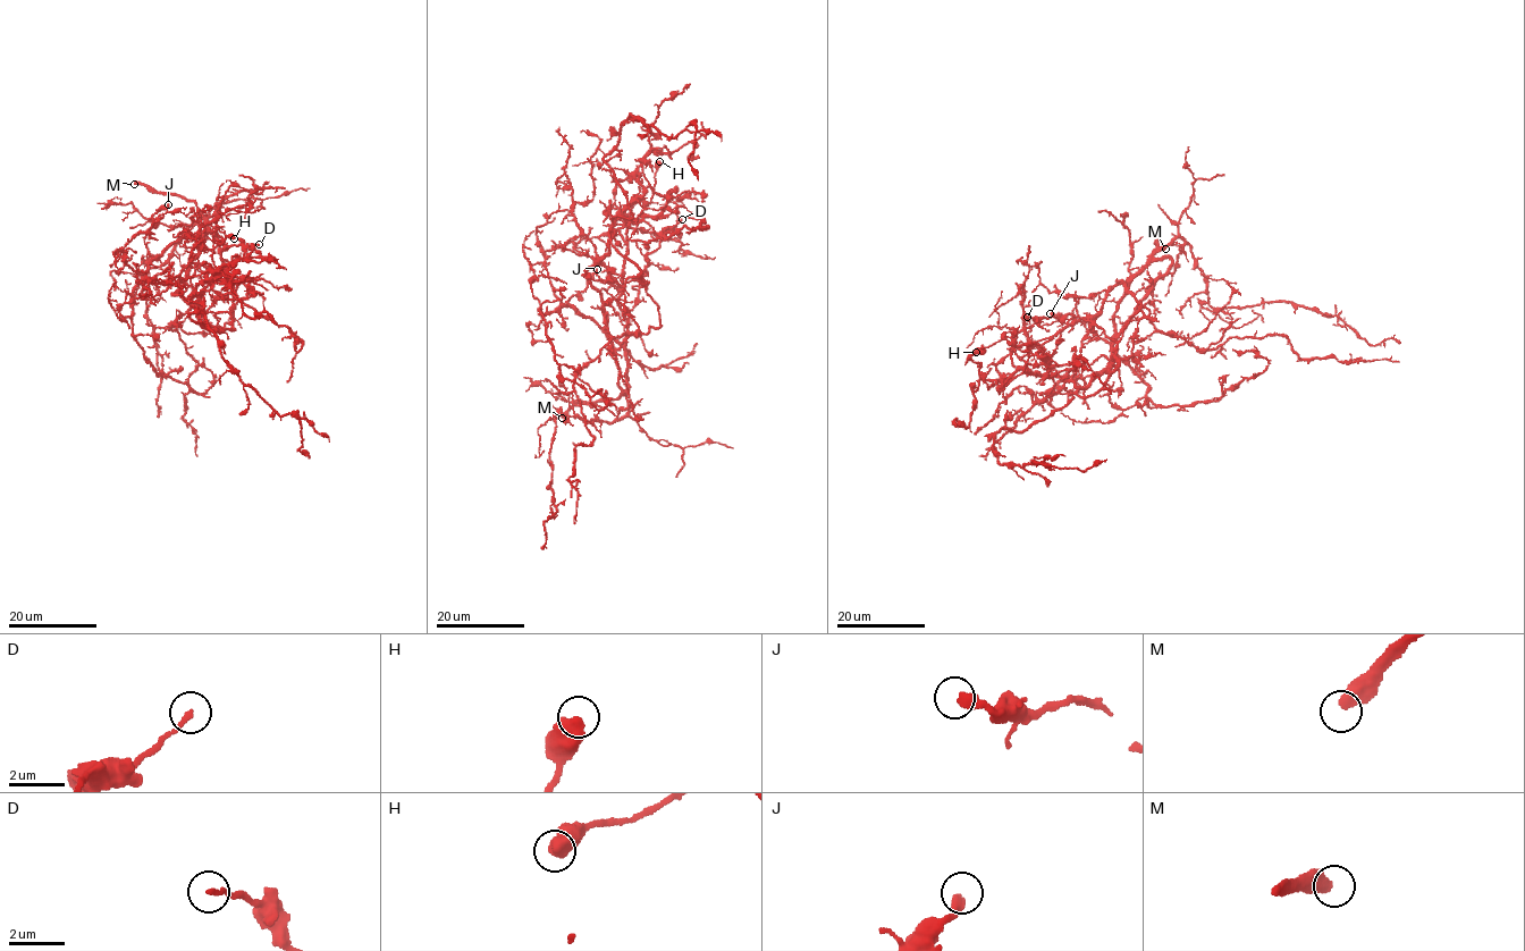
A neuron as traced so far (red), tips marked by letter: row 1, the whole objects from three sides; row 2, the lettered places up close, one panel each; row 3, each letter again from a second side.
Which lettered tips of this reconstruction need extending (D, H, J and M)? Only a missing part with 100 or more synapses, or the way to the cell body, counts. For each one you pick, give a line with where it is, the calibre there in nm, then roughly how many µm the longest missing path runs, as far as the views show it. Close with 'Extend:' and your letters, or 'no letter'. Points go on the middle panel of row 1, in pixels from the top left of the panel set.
M: Place: (562, 418). Thickness 440 nm. Missing length about 40 µm
Extend: M

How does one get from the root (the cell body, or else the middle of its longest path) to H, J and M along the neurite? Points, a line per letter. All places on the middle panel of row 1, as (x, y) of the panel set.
H: (647, 283), (609, 233), (634, 201), (650, 201), (659, 161)
J: (647, 283), (620, 285), (612, 277), (620, 286), (626, 330), (616, 343), (565, 302), (584, 289), (597, 269)
M: (647, 283), (620, 285), (612, 277), (620, 286), (625, 321), (625, 390), (616, 398), (579, 402), (562, 418)

